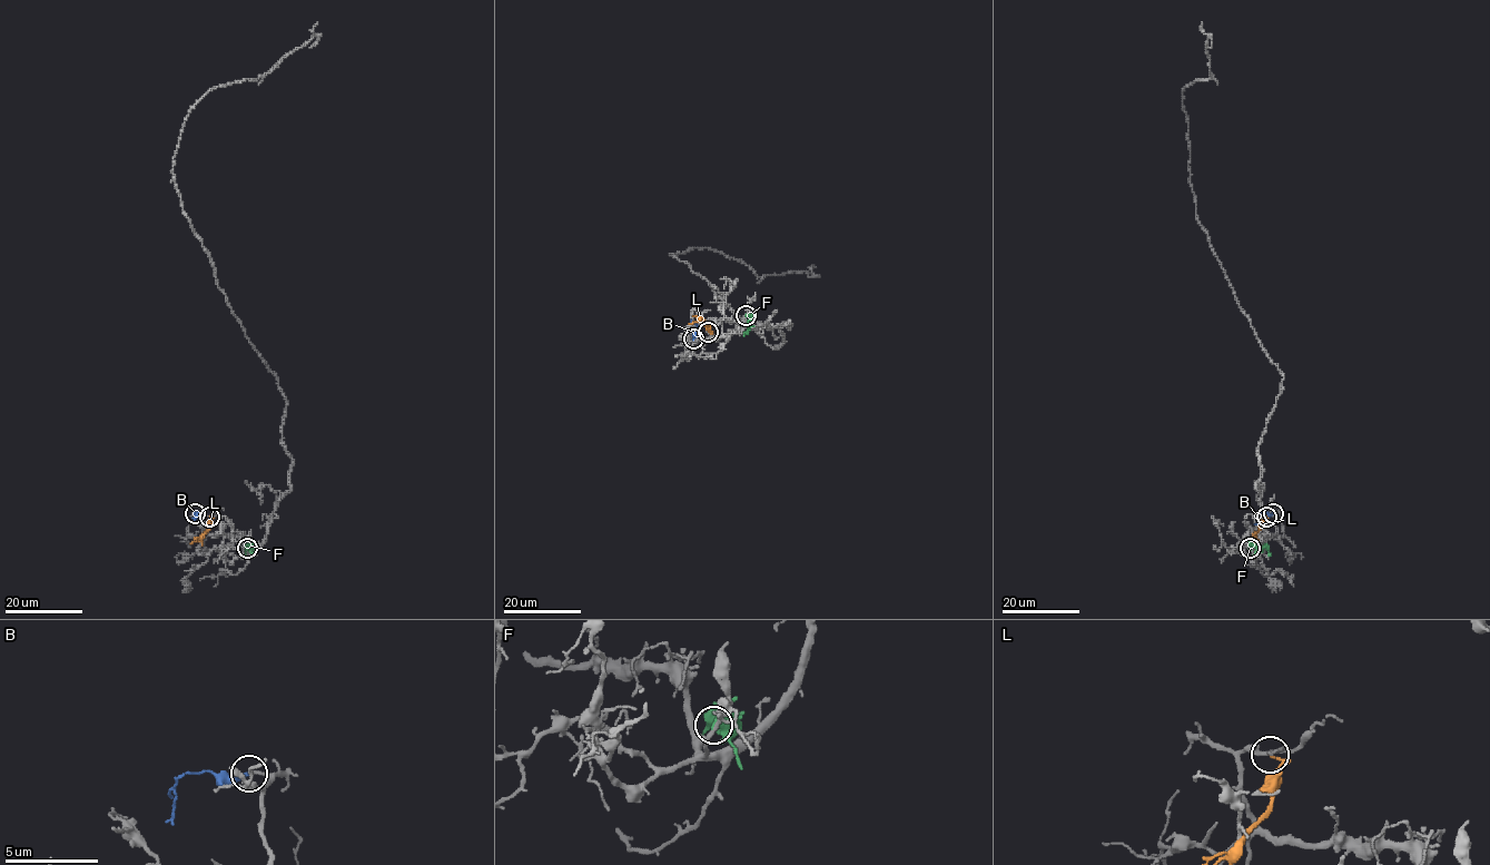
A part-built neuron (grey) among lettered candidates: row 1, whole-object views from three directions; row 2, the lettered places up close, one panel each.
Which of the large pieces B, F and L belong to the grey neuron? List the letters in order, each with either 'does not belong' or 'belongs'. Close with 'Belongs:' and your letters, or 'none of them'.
B: belongs
F: does not belong
L: does not belong
Belongs: B

